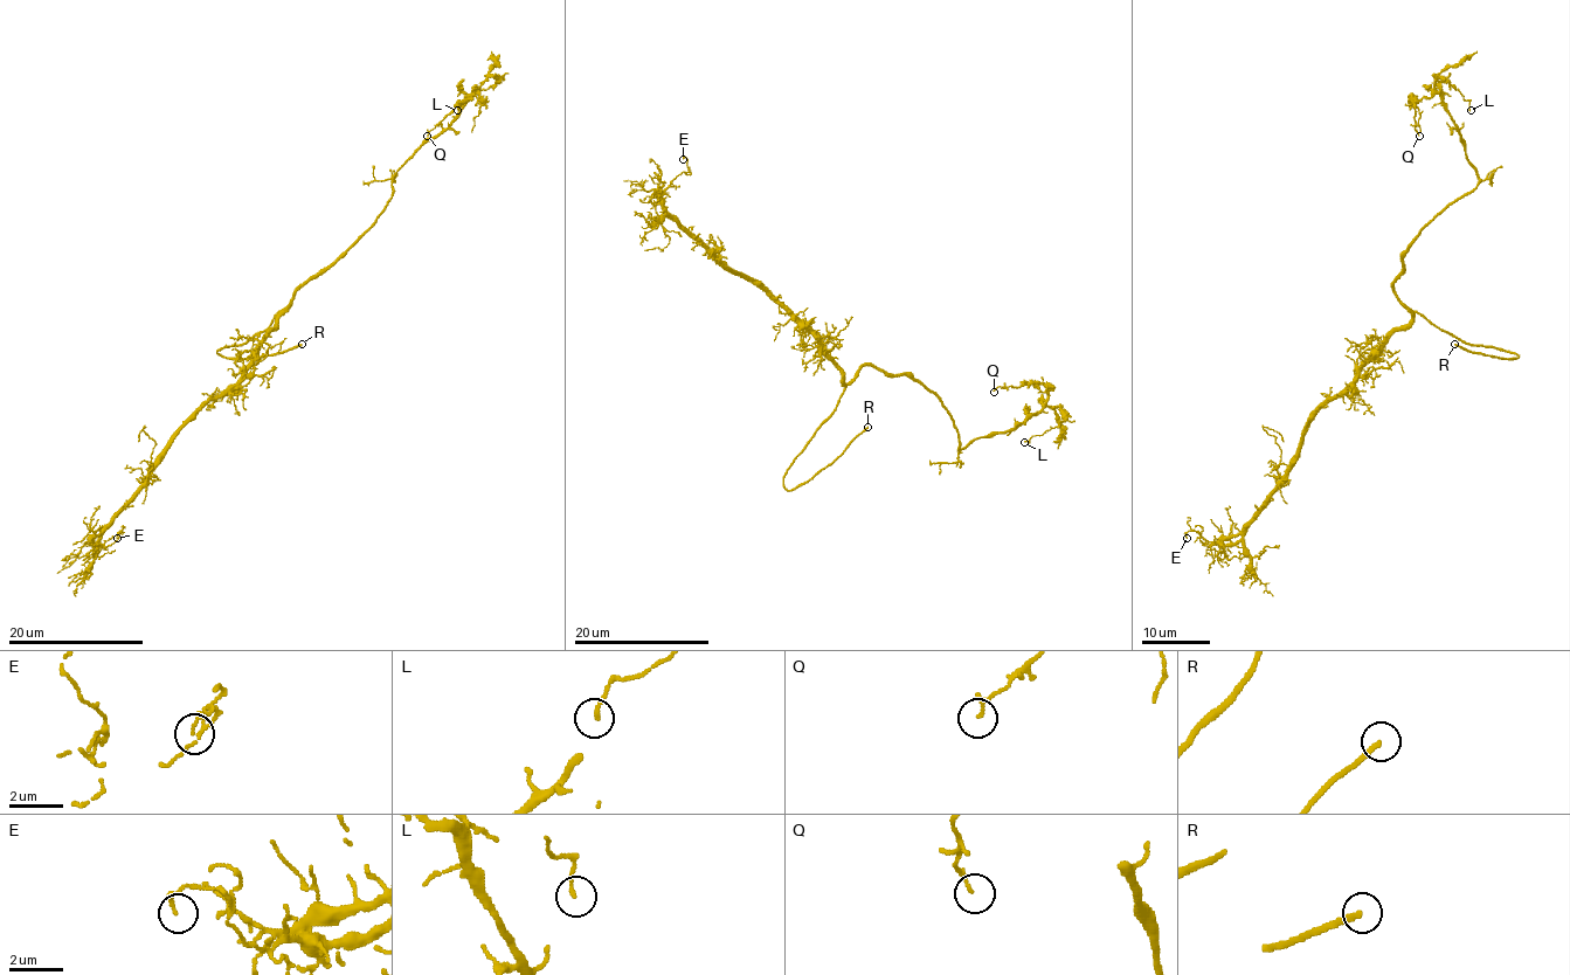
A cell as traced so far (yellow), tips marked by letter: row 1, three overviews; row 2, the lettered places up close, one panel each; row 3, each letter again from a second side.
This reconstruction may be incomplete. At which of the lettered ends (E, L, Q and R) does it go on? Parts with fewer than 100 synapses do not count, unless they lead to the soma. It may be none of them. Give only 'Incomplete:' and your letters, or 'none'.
Incomplete: R

